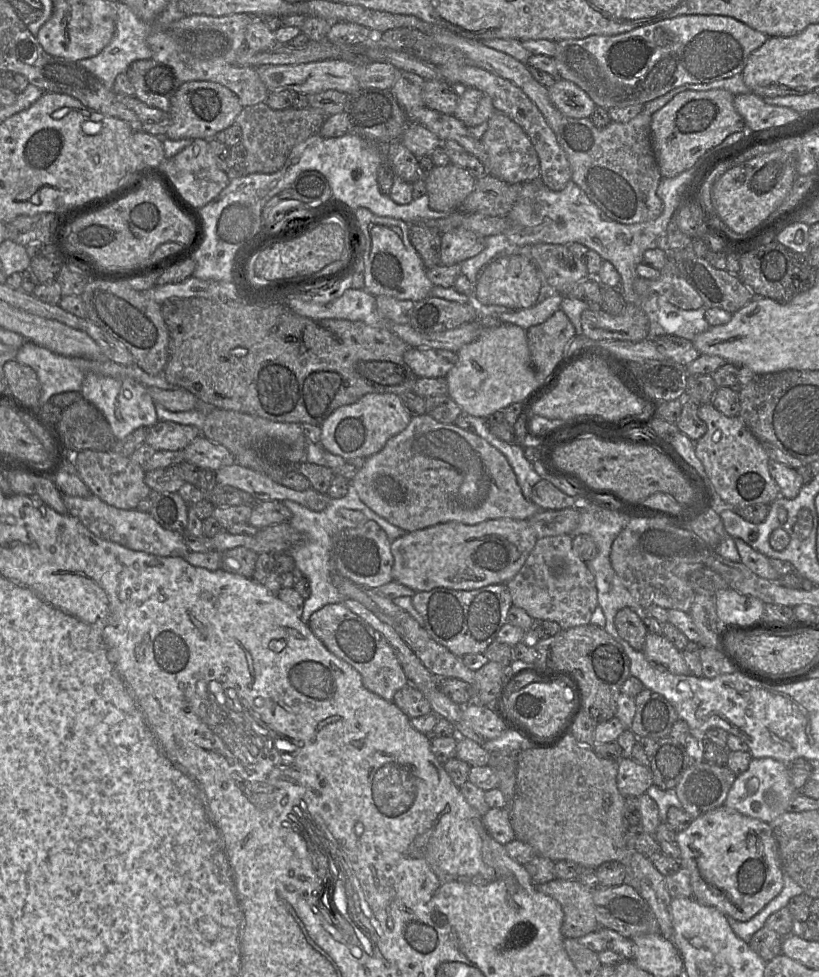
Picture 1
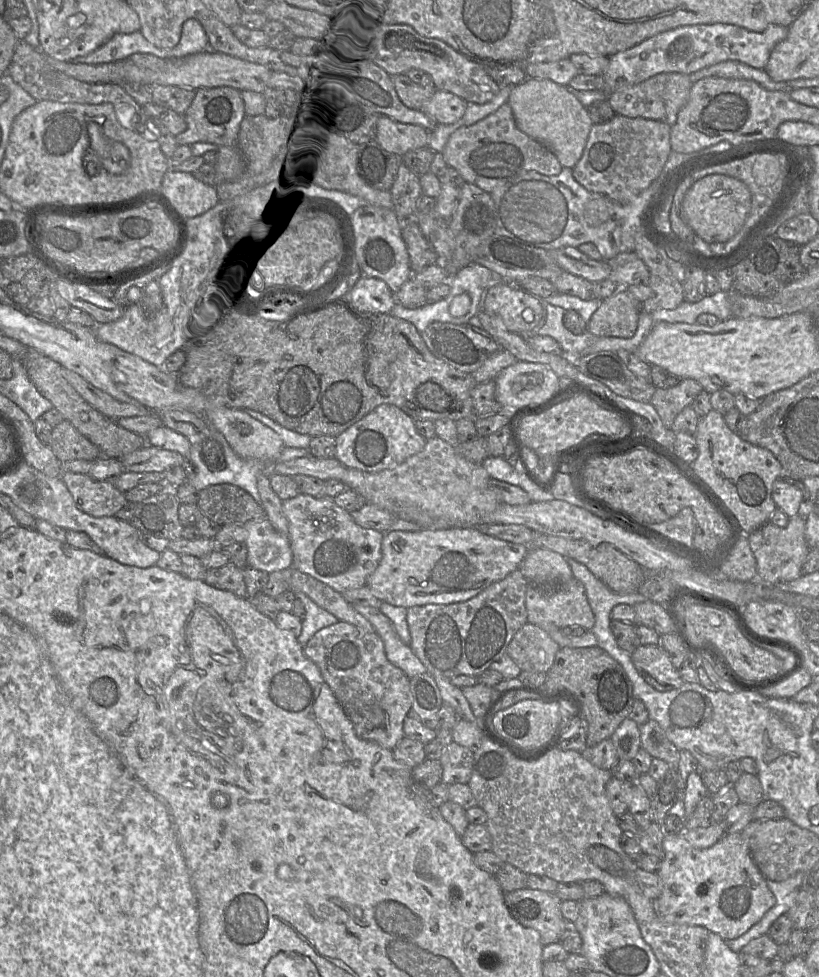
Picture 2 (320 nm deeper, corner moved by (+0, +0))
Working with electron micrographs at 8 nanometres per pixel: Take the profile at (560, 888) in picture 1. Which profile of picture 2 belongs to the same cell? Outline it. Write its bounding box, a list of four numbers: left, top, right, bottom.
[504,888,565,946]

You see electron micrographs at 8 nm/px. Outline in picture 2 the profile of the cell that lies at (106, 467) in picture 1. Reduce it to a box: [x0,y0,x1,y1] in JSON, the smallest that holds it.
[62,472,126,517]

